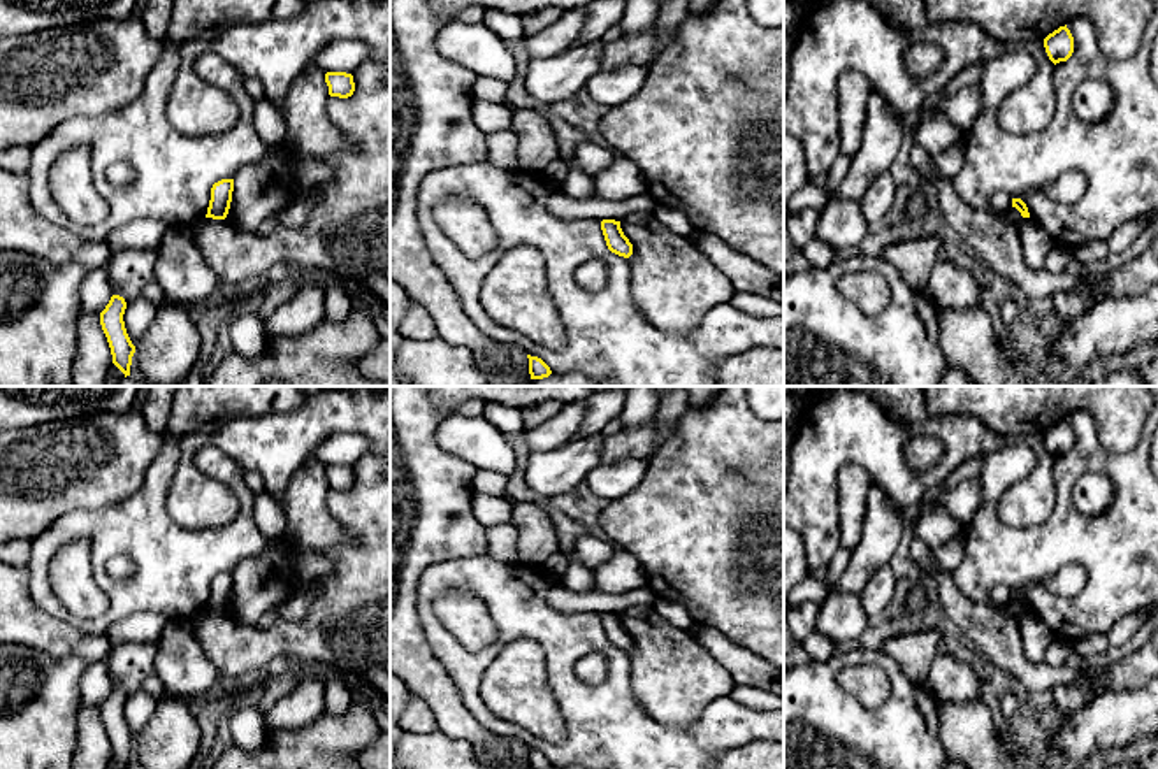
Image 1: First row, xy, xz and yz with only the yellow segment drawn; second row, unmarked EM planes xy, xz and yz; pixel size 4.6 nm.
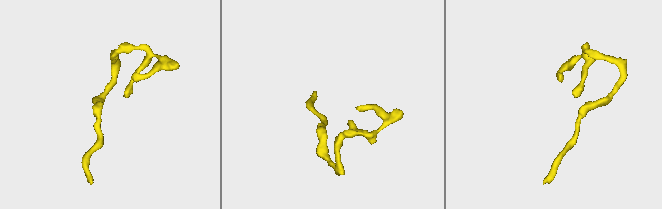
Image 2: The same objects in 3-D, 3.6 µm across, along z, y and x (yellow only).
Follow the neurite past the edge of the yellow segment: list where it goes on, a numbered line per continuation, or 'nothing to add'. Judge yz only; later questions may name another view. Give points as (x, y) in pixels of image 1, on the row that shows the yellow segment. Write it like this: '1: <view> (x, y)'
nothing to add

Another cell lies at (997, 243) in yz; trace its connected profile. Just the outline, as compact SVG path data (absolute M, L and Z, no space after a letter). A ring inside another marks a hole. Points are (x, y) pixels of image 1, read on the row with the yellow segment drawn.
M914 144L908 153L908 169L923 186L931 186L945 221L968 244L981 263L1005 277L1016 291L1028 298L1051 297L1068 291L1091 291L1104 284L1107 274L1033 270L1026 265L1019 228L1003 218L977 211L952 188L949 179L938 177L933 153Z

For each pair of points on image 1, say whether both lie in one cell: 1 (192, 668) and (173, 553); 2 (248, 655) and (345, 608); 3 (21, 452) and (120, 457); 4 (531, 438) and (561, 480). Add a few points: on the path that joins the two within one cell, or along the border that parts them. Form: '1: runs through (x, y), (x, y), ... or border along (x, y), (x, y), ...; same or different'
1: border along (169, 620), (188, 622); different
2: runs through (273, 643), (280, 639), (311, 639), (320, 631); same
3: runs through (46, 457), (95, 457); same
4: border along (575, 436), (550, 450), (536, 450), (533, 453); different

